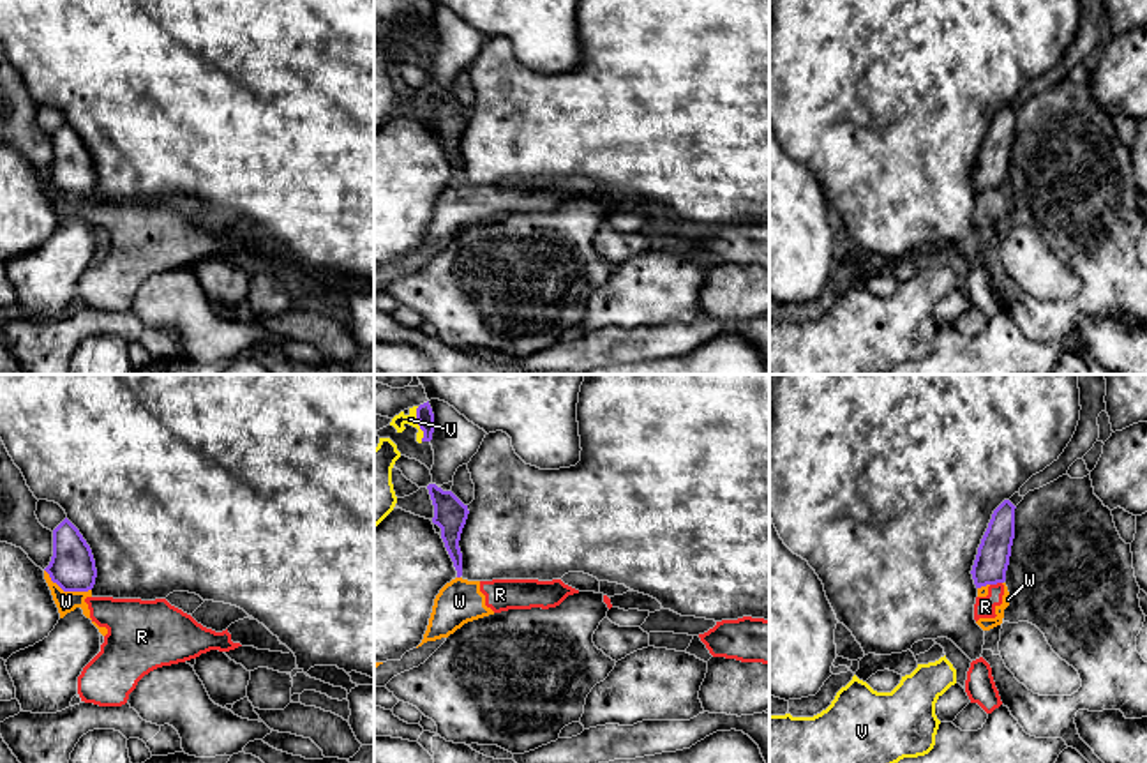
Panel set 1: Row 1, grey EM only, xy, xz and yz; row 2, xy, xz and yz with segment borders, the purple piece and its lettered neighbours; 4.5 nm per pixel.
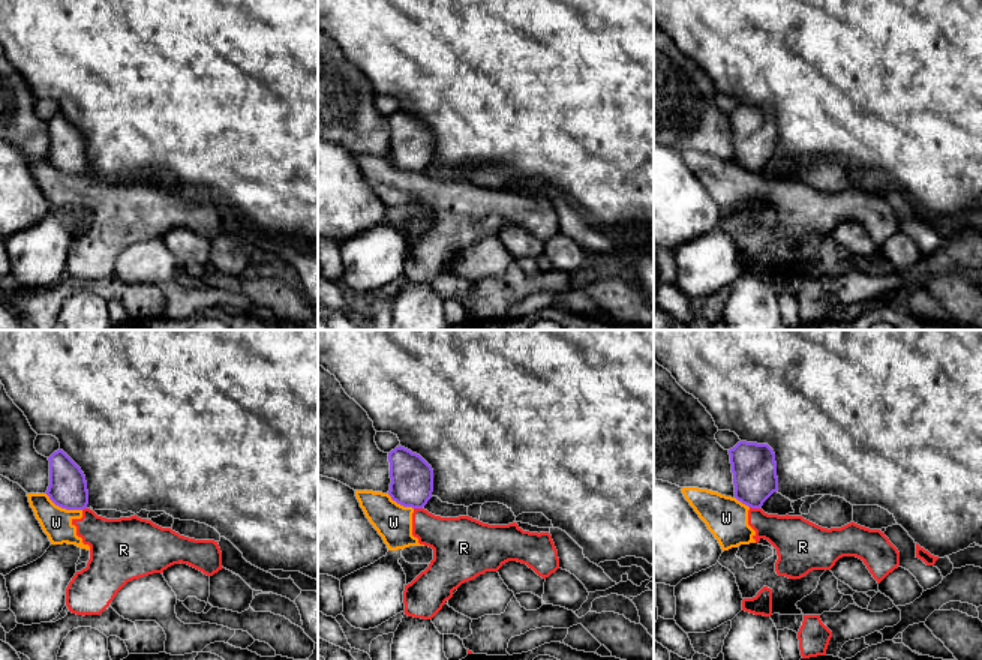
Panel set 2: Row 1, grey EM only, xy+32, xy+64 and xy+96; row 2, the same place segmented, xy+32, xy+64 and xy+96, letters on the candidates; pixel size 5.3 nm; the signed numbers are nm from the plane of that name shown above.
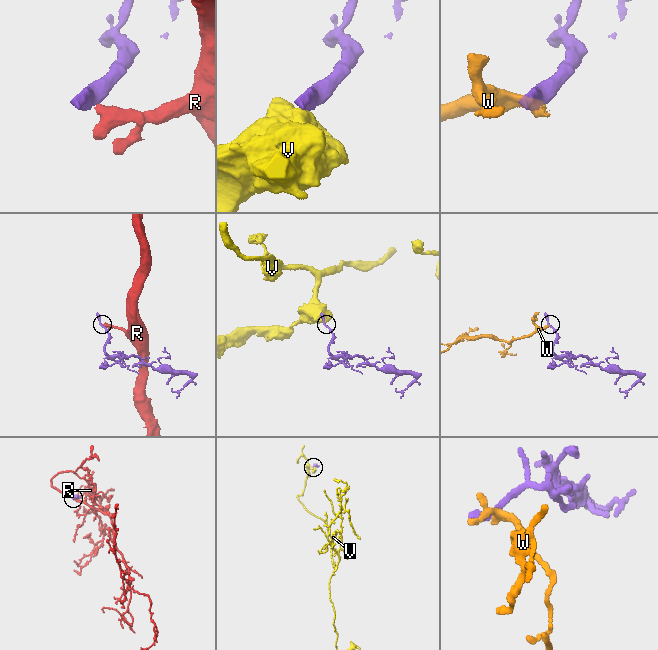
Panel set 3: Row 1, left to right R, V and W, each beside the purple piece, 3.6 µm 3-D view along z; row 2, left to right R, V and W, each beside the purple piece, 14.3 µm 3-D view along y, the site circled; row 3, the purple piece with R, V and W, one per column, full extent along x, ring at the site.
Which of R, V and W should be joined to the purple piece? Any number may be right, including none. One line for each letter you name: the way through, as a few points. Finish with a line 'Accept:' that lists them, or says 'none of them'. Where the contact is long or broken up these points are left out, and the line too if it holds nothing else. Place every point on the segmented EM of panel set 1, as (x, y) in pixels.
Accept: none of them

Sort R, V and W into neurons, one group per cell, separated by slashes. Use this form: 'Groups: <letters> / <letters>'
Groups: R W / V

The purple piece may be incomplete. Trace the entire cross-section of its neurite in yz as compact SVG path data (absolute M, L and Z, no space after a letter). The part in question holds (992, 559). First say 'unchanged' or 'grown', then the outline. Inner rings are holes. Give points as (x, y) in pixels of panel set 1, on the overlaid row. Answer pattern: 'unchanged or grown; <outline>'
unchanged; M1004 500L992 514L971 570L976 588L1006 581L1015 539L1015 509Z

